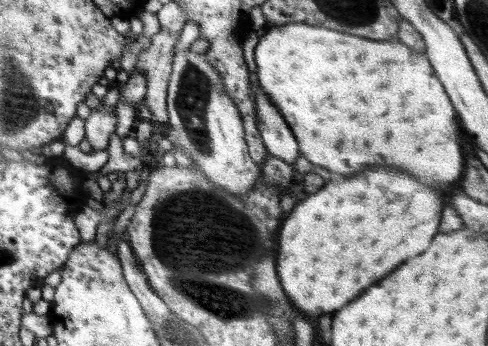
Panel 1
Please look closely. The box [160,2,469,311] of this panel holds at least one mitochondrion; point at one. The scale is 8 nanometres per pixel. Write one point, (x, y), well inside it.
(193, 95)

